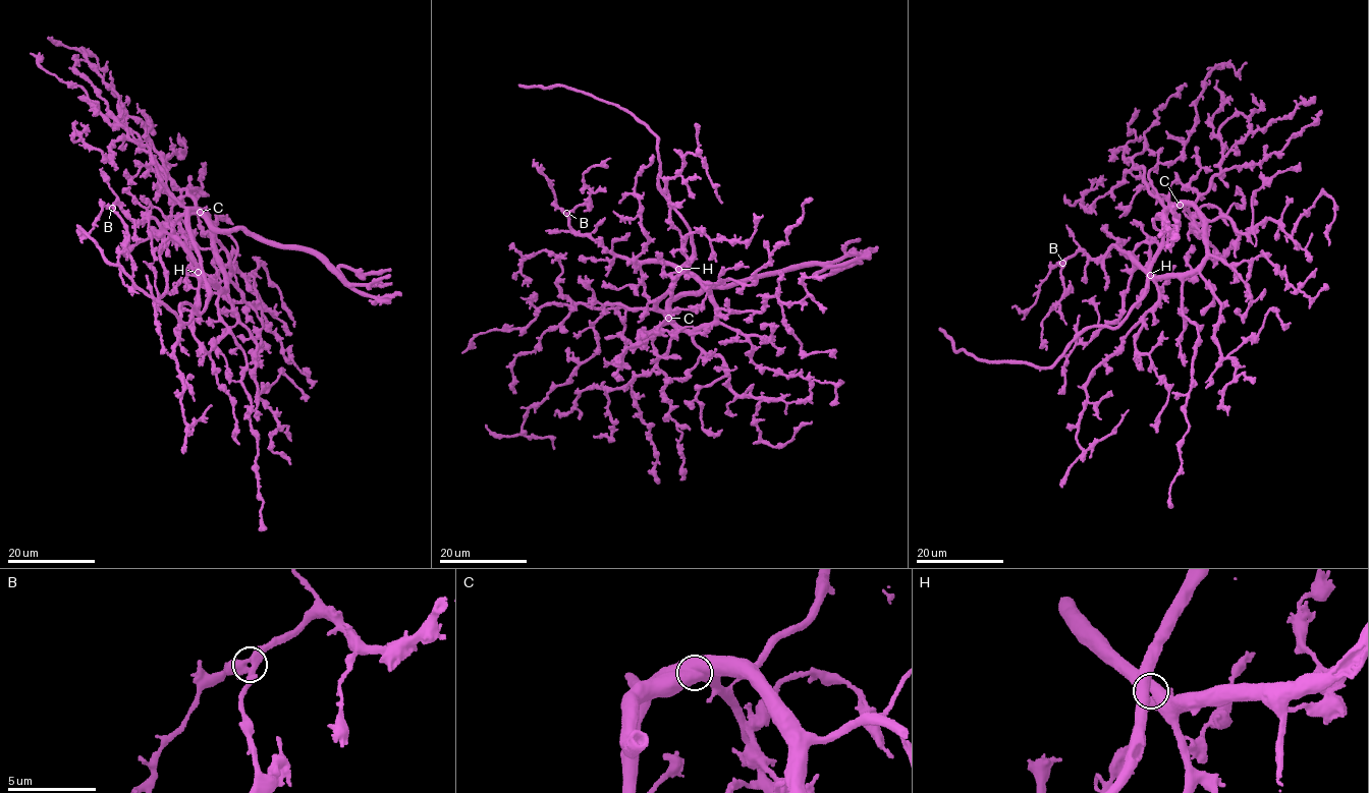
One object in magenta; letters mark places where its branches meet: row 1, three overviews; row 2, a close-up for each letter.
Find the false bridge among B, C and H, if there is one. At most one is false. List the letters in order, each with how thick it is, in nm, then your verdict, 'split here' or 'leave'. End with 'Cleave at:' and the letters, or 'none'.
B: calibre 400 nm; leave
C: calibre 700 nm; split here
H: calibre 480 nm; leave
Cleave at: C

